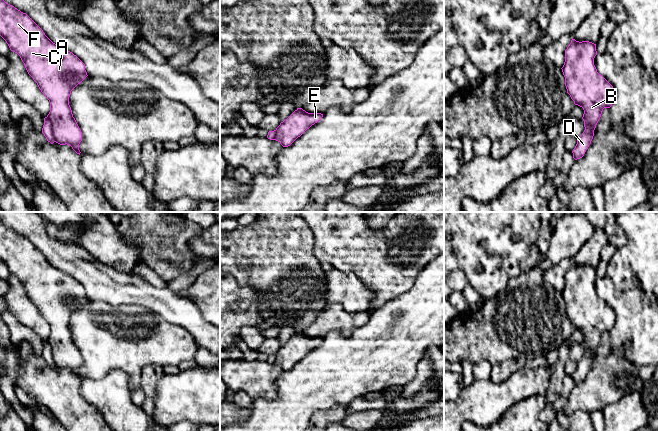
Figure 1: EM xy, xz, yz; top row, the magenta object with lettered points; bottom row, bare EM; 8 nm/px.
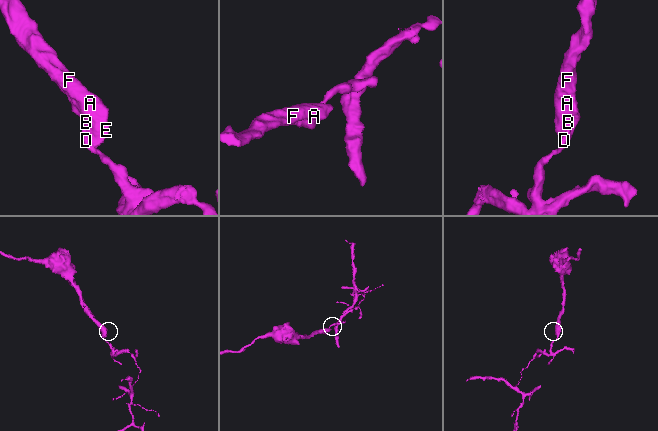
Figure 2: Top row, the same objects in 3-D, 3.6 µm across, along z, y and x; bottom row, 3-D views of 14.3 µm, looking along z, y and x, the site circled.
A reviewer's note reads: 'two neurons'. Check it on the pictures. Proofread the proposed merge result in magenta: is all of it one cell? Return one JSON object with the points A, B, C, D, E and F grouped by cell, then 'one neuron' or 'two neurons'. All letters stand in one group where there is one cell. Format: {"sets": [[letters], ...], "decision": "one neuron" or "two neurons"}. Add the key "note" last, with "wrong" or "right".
{"sets": [["A", "B", "C", "E", "F"], ["D"]], "decision": "two neurons", "note": "right"}

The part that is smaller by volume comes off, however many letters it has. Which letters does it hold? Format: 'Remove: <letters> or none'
Remove: D

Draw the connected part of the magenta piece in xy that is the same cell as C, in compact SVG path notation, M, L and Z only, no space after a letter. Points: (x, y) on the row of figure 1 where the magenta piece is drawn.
M0 0L0 36L6 41L10 50L20 56L28 74L49 100L50 112L47 118L52 124L55 142L71 146L80 155L82 132L73 117L69 97L71 91L88 76L85 64L72 52L53 43L26 13L4 0Z

